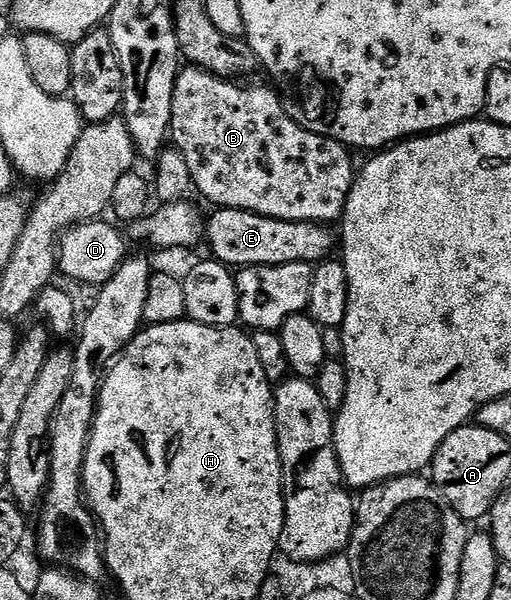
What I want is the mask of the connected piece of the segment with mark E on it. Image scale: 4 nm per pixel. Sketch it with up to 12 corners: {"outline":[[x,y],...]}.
{"outline":[[213,211],[204,242],[231,268],[325,262],[329,225]]}

